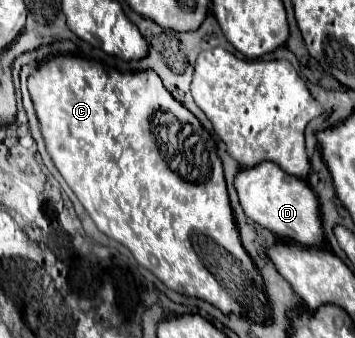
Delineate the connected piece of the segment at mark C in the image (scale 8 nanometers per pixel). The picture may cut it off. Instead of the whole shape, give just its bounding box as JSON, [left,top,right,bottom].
[29,56,271,322]

